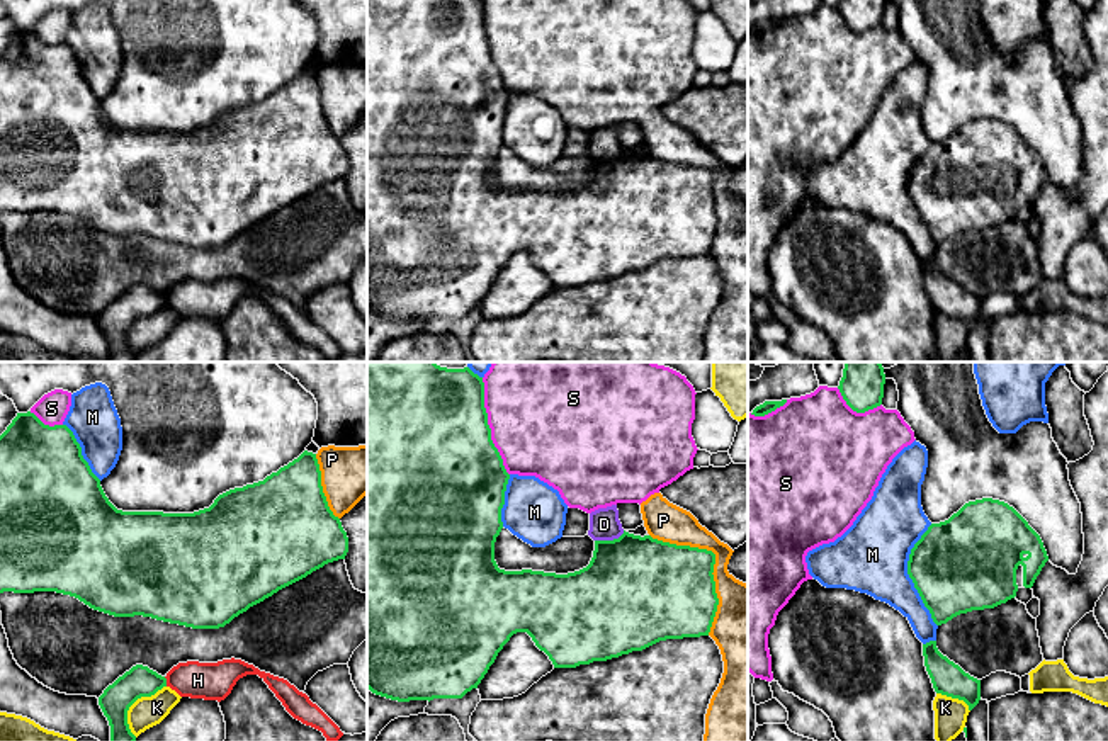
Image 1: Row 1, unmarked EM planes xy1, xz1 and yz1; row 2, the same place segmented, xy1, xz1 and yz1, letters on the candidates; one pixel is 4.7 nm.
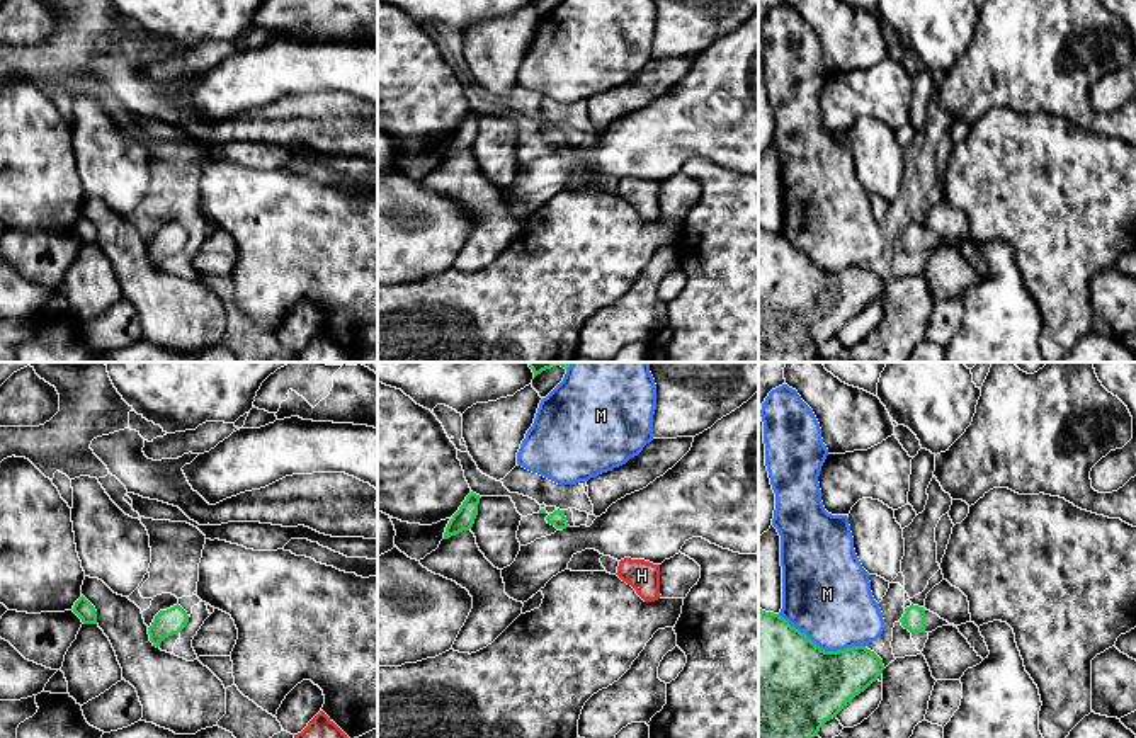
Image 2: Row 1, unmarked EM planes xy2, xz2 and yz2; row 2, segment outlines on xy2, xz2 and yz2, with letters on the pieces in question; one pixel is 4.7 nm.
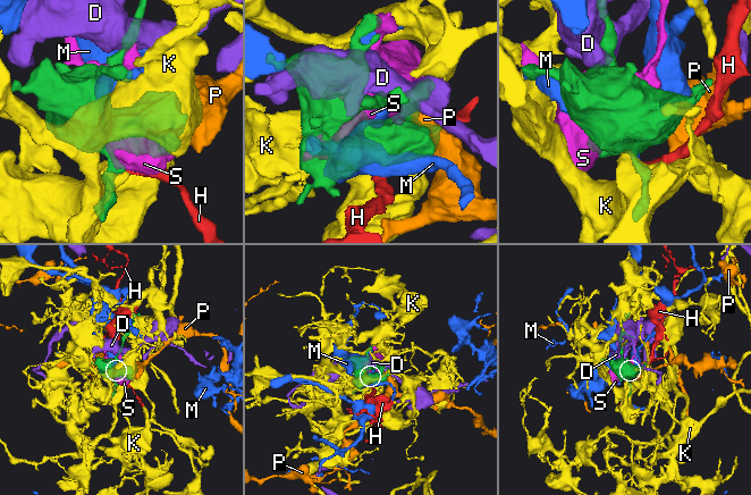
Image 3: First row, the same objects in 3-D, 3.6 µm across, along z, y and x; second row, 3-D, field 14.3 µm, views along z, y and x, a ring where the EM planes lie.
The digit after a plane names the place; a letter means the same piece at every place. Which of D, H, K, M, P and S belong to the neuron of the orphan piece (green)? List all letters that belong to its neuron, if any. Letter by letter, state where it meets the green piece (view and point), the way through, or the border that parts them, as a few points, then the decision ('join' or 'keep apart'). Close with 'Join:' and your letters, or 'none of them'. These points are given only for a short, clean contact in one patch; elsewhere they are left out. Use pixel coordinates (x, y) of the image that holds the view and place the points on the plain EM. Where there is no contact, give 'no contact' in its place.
D: meets green in xz1 at (609, 160); keep apart
H: meets green in xy1 at (165, 301); border along xy1 (163, 296), (167, 305); keep apart
K: meets green in xy1 at (133, 322); keep apart
M: meets green in yz1 at (908, 192); keep apart
P: meets green in xz1 at (714, 182); keep apart
S: meets green in xz1 at (490, 48); keep apart
Join: none of them

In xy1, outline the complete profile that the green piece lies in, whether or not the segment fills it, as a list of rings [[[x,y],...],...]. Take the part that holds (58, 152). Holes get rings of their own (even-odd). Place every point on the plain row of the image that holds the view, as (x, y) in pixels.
[[[17,32],[7,49],[0,54],[0,212],[34,212],[56,211],[83,221],[93,229],[114,236],[151,236],[156,240],[178,243],[192,248],[219,248],[250,226],[263,221],[279,209],[306,197],[328,182],[345,178],[348,156],[338,136],[328,126],[321,105],[321,90],[316,73],[304,70],[297,78],[272,92],[263,100],[229,109],[219,114],[209,127],[194,133],[163,131],[122,131],[105,116],[100,99],[92,92],[82,75],[82,66],[66,44],[44,44],[34,32]]]

